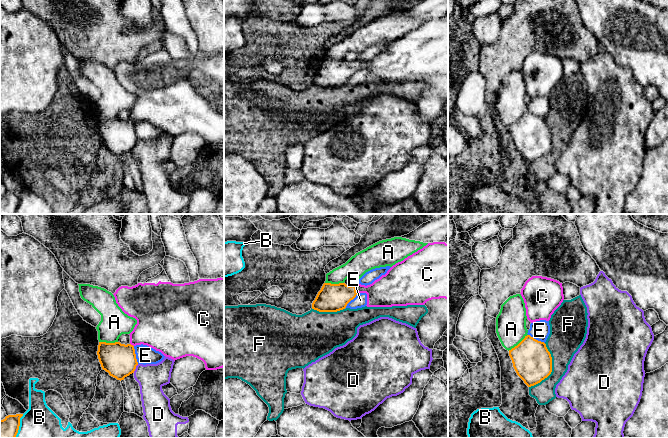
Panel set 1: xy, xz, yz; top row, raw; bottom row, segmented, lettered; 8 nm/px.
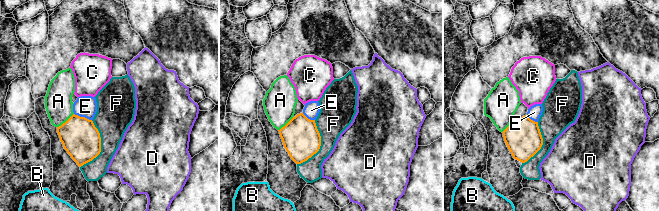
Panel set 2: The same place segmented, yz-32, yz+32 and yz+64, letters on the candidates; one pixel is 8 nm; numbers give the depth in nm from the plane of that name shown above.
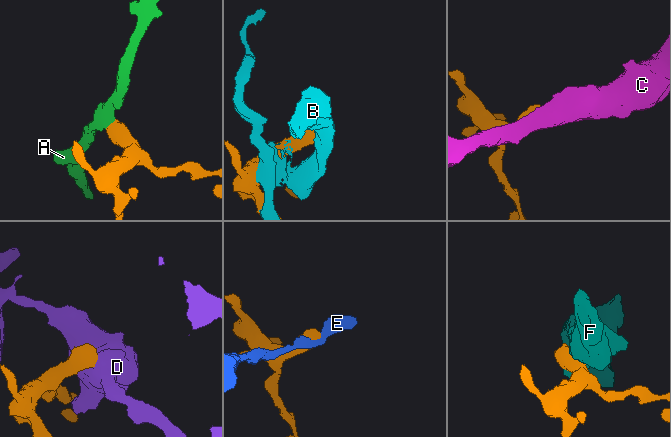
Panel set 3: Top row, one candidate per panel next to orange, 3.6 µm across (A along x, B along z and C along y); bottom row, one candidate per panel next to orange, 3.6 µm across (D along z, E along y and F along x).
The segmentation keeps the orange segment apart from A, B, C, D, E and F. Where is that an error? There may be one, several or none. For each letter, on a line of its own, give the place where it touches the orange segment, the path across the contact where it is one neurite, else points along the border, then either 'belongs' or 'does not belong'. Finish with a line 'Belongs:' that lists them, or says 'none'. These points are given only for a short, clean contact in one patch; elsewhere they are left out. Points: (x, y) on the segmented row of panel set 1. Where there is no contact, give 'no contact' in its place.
A: meets orange in yz at (518, 344); border along yz (527, 334), (508, 350); does not belong
B: meets orange in xy at (19, 425); does not belong
C: meets orange in xz at (355, 289); runs through xz (332, 297), (355, 289), (386, 291); belongs
D: meets orange in xy at (135, 368); border along xy (138, 364), (133, 372); does not belong
E: meets orange in xy at (135, 355); border along xy (133, 346), (138, 363); does not belong
F: meets orange in yz at (551, 369); does not belong
Belongs: C

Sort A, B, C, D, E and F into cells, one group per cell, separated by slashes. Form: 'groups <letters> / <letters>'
groups A / B / C / D / E / F

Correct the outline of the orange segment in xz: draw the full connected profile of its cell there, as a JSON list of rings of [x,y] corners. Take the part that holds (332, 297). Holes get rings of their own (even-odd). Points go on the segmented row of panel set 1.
[[[428,243],[367,286],[324,283],[312,309],[340,311],[360,293],[367,294],[367,307],[424,305],[432,299],[448,299],[448,244]]]

